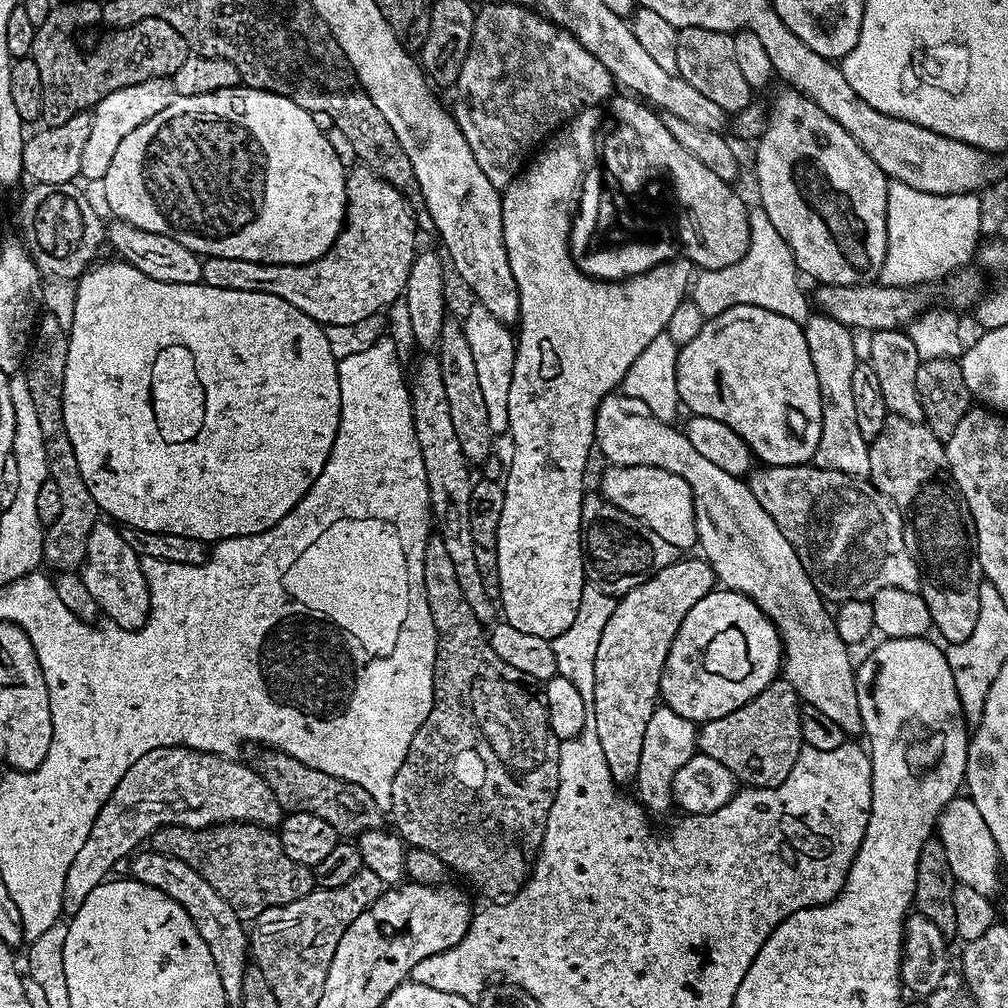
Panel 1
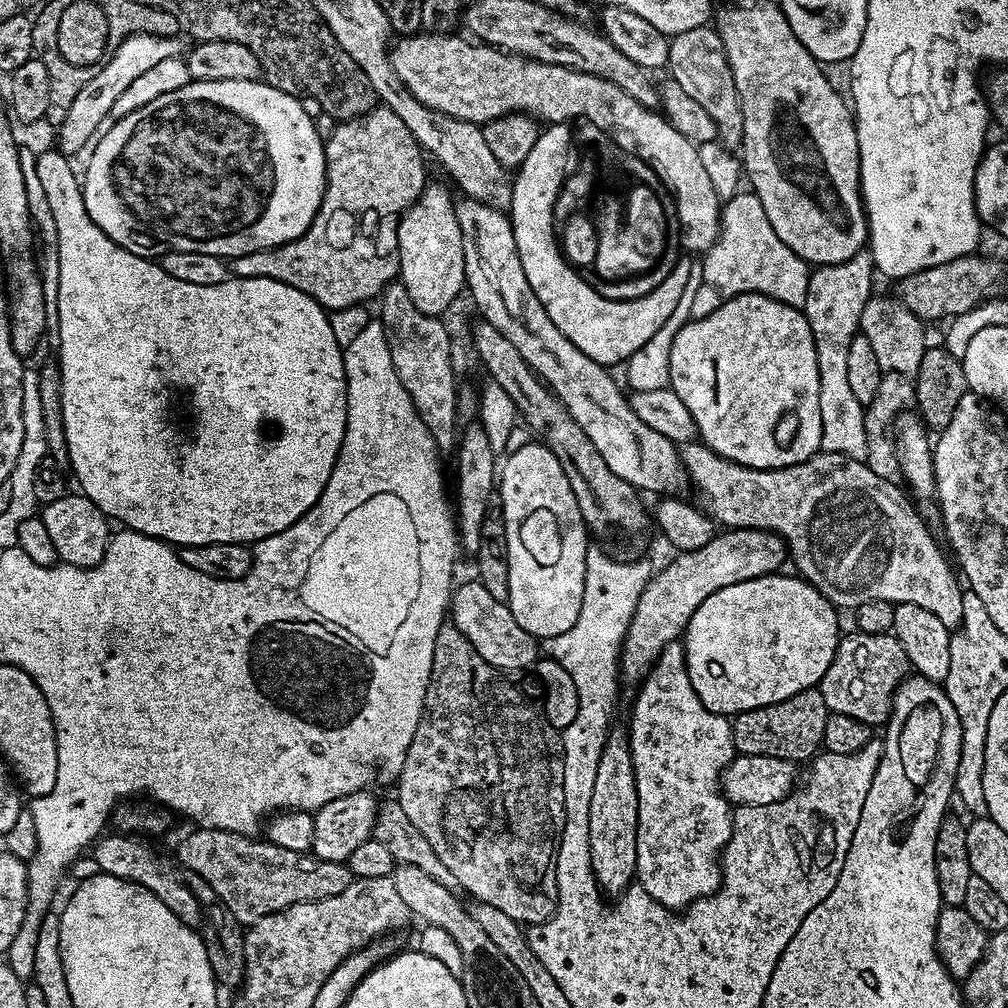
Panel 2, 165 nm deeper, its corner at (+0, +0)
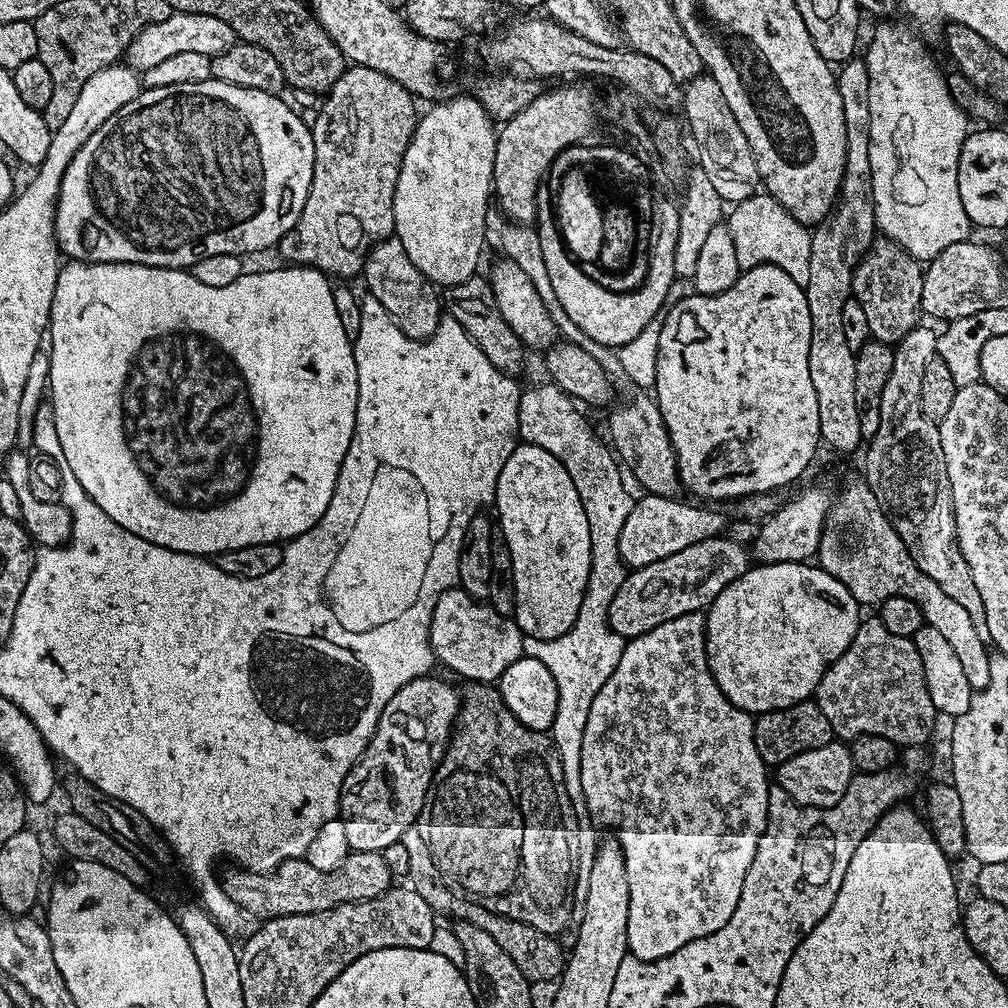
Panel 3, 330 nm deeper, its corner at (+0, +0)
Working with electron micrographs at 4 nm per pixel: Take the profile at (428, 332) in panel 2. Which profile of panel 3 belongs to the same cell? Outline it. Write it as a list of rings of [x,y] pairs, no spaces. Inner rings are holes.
[[[394,234],[387,240],[377,240],[364,259],[362,280],[369,284],[370,294],[394,318],[398,330],[415,340],[427,340],[436,333],[442,315],[442,296],[437,285],[432,284],[410,262],[410,254],[406,254],[406,246]]]

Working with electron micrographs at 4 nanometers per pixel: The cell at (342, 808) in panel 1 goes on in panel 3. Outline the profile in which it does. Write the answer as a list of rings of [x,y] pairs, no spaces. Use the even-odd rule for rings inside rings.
[[[415,826],[408,828],[404,831],[404,839],[402,843],[406,846],[408,857],[410,858],[410,870],[407,874],[407,879],[410,881],[410,886],[418,894],[422,894],[422,898],[426,898],[426,902],[431,906],[433,912],[437,915],[443,916],[443,914],[450,914],[454,917],[454,920],[461,923],[468,923],[474,926],[478,926],[480,930],[485,930],[492,938],[494,942],[498,943],[498,946],[502,947],[502,950],[506,951],[506,954],[513,959],[514,964],[522,971],[523,976],[531,984],[538,984],[538,982],[550,982],[553,983],[560,973],[564,970],[566,963],[566,948],[559,943],[559,939],[546,935],[542,931],[535,930],[532,926],[526,926],[521,920],[507,919],[505,916],[494,914],[493,911],[486,910],[475,899],[469,898],[467,895],[459,894],[455,896],[454,893],[448,889],[449,881],[445,879],[439,868],[437,868],[434,858],[430,854],[430,846],[426,846],[425,840],[422,838],[422,834]]]

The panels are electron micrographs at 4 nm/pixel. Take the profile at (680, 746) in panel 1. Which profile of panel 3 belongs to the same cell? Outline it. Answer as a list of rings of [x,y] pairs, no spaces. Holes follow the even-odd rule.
[[[704,612],[682,614],[682,618],[670,618],[662,626],[654,626],[641,636],[633,636],[625,643],[624,653],[610,678],[598,690],[590,706],[590,718],[586,718],[586,730],[582,734],[582,754],[580,755],[580,785],[584,795],[583,807],[600,824],[613,828],[614,839],[622,846],[626,860],[626,878],[630,882],[630,918],[628,919],[628,950],[640,960],[661,960],[694,942],[706,938],[734,914],[738,898],[742,898],[742,882],[746,882],[746,870],[754,862],[760,836],[768,821],[768,790],[770,787],[770,768],[762,762],[758,746],[754,746],[754,716],[743,712],[731,704],[722,694],[718,682],[710,674],[706,654],[706,634],[704,633]]]

